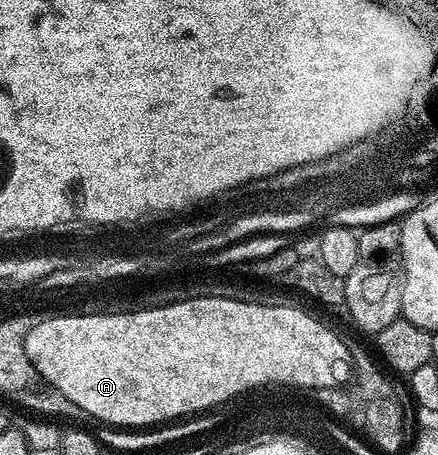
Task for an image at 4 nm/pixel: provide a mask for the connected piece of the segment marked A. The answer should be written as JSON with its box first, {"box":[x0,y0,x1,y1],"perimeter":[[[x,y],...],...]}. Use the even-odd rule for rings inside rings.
{"box":[27,297,353,427],"perimeter":[[[203,297],[176,299],[174,309],[158,309],[155,313],[135,313],[135,317],[82,317],[81,319],[60,319],[47,321],[47,325],[39,325],[35,333],[29,334],[27,349],[29,356],[35,357],[35,365],[51,377],[51,386],[71,399],[77,407],[83,409],[88,418],[96,417],[99,423],[116,427],[155,427],[160,423],[171,423],[188,415],[199,415],[204,411],[214,410],[214,405],[243,393],[246,389],[255,389],[258,385],[296,385],[299,389],[335,389],[343,387],[352,380],[353,367],[343,351],[343,345],[322,325],[314,321],[307,313],[294,309],[291,303],[281,306],[260,305],[253,300],[248,305],[231,305],[231,301],[207,301]]]}

